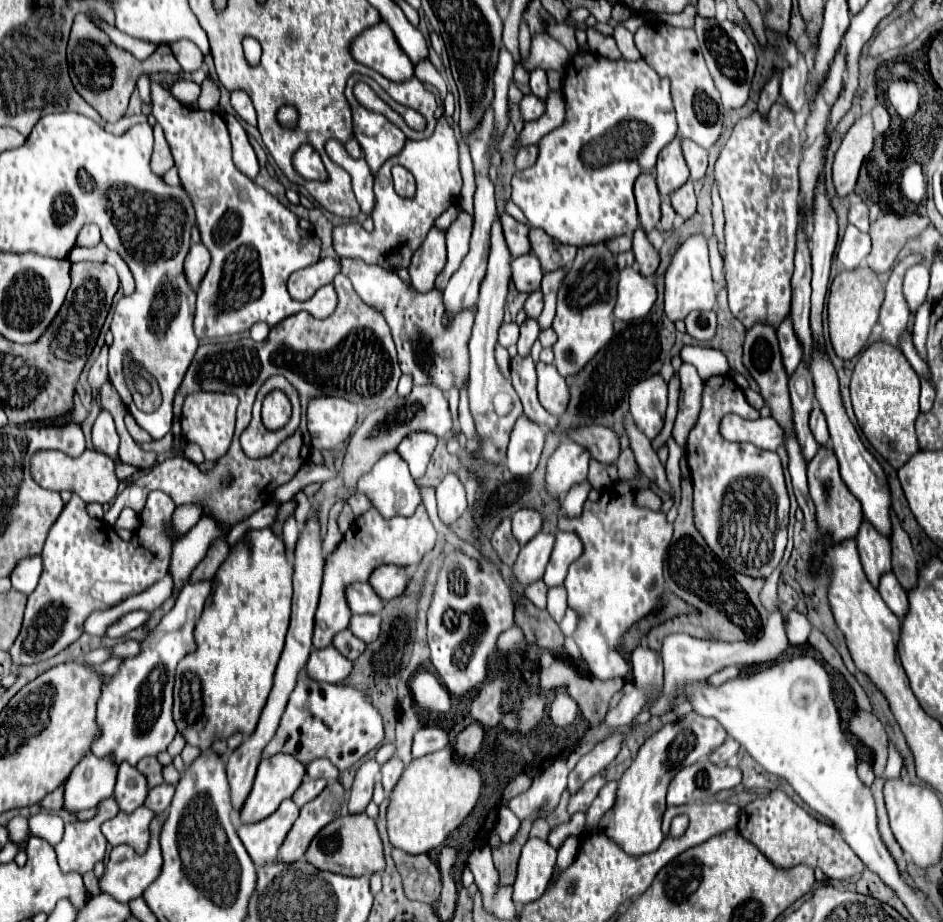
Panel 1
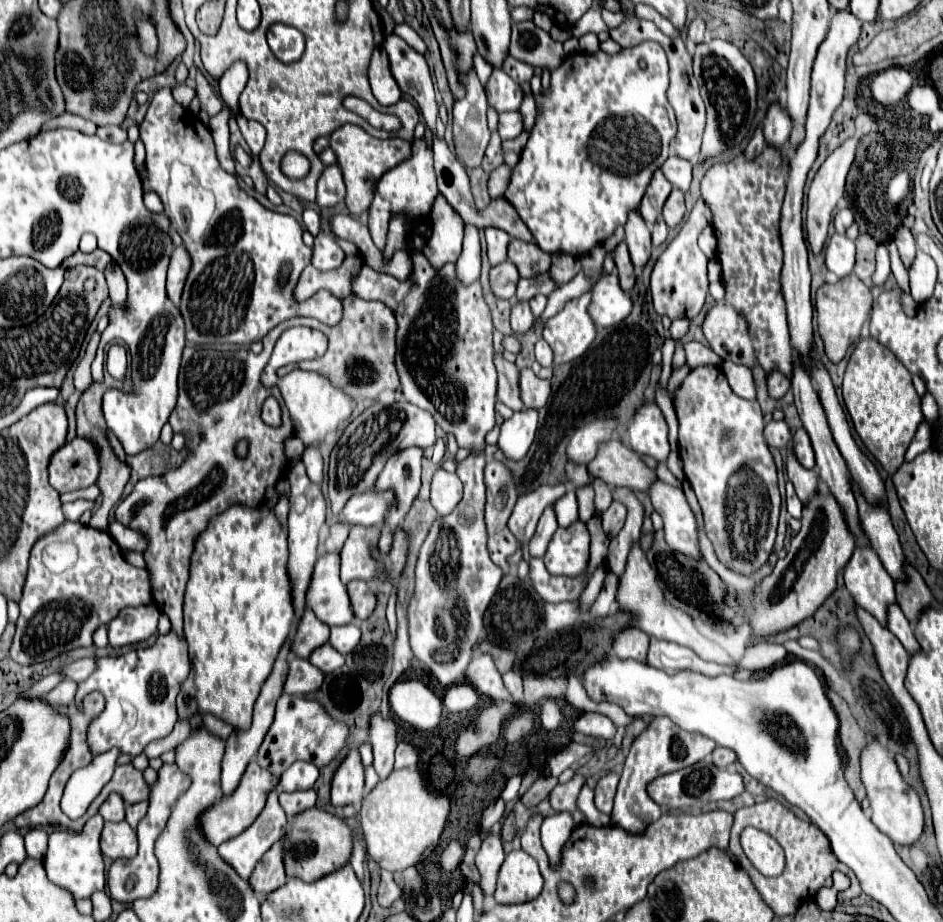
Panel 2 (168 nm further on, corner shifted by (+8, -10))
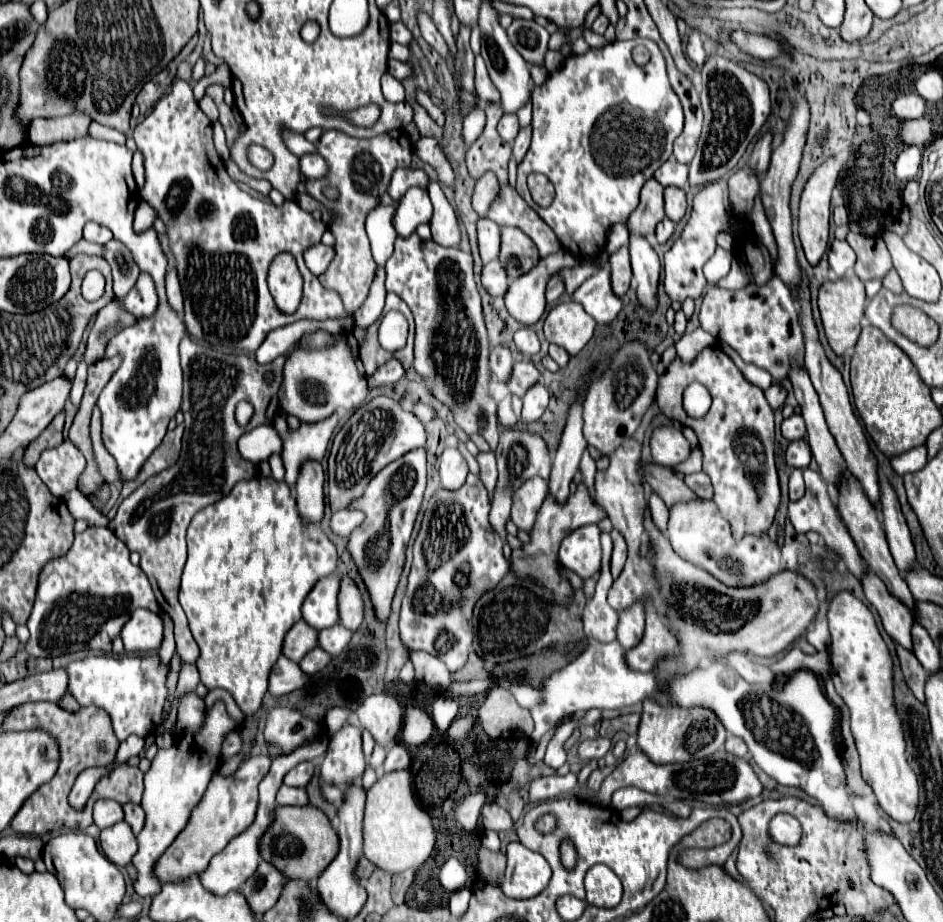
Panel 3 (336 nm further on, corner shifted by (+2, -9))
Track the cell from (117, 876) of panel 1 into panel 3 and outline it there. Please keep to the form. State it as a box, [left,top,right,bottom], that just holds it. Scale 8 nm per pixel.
[131,703,237,897]

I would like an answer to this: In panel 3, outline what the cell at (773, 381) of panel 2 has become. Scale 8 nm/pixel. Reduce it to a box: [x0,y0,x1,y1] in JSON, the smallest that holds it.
[765,385,787,409]

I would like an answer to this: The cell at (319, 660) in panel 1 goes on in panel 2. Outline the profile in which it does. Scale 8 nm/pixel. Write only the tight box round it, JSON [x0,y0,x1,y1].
[283,656,323,694]

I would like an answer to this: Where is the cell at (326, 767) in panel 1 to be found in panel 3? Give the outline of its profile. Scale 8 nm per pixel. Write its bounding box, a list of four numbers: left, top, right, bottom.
[285,761,315,787]

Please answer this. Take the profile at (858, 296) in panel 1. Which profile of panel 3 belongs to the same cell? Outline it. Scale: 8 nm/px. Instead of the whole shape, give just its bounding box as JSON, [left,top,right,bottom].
[817,273,867,355]

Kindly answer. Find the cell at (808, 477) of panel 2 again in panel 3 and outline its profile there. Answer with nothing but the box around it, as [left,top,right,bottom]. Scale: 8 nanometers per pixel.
[789,469,865,577]

